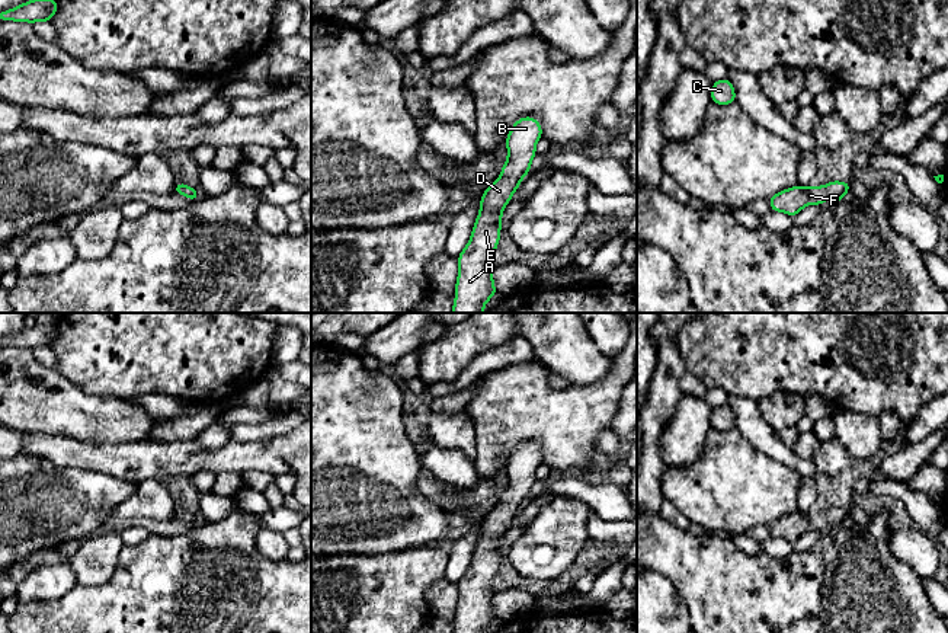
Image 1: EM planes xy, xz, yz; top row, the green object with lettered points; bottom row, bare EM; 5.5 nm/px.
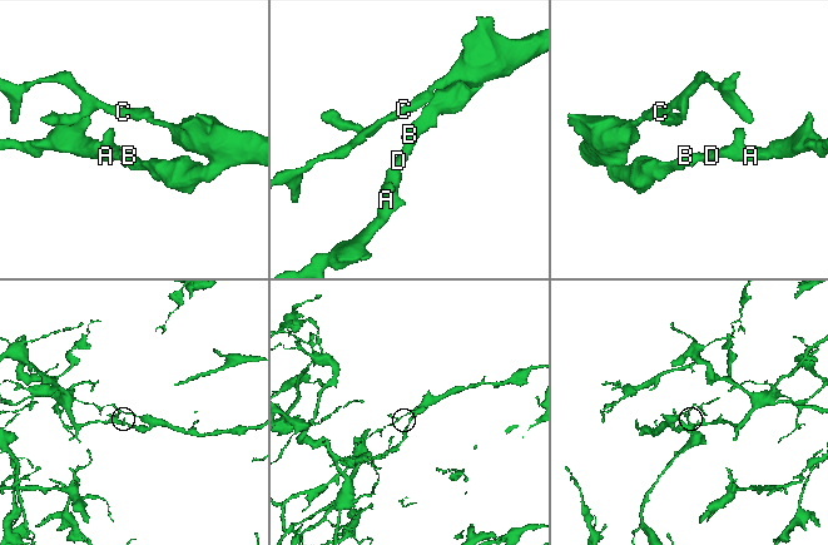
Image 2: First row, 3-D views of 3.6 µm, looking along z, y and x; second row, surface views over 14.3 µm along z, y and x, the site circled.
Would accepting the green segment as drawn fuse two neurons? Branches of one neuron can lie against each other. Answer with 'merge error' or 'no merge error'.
no merge error

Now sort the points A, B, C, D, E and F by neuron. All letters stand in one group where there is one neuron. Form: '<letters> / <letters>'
A B C D E F

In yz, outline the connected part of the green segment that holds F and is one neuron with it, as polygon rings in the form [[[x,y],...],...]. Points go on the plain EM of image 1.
[[[829,508],[824,512],[792,512],[769,522],[771,537],[779,537],[795,543],[804,533],[810,530],[823,531],[826,524],[830,528],[840,528],[843,521],[851,518],[849,508]]]

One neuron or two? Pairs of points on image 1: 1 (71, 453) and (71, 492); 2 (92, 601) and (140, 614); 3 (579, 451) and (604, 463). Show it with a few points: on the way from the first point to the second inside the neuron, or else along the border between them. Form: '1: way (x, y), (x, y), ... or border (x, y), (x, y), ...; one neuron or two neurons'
1: border (39, 456), (58, 466), (95, 469), (105, 475); two neurons
2: way (103, 613), (128, 614); one neuron
3: border (602, 456), (576, 473); two neurons

